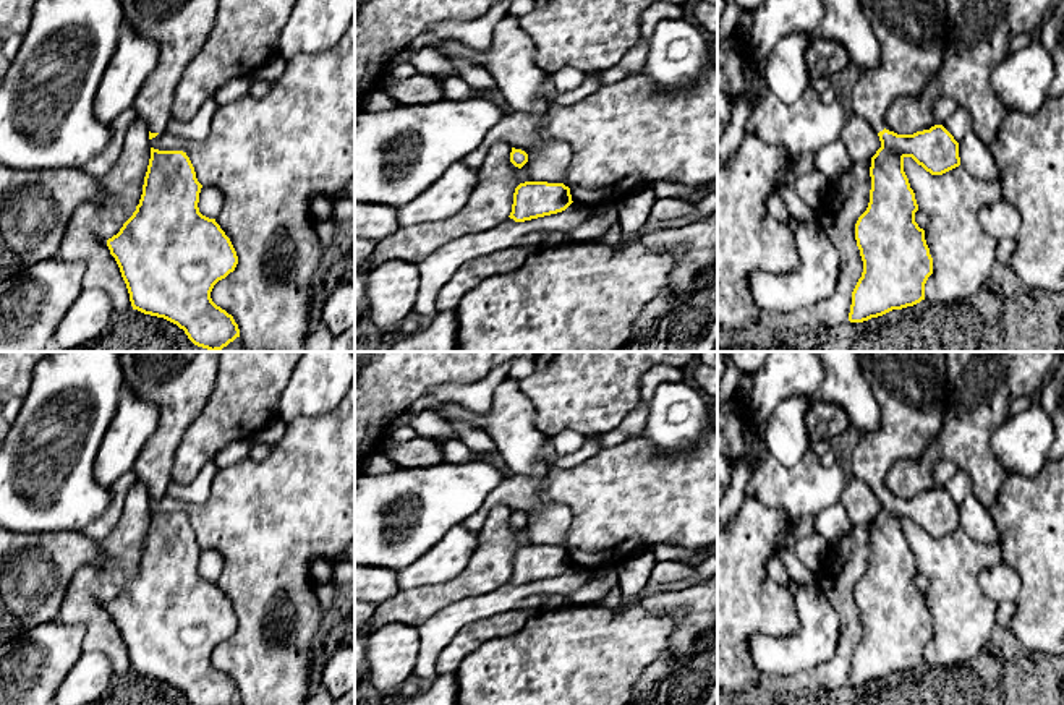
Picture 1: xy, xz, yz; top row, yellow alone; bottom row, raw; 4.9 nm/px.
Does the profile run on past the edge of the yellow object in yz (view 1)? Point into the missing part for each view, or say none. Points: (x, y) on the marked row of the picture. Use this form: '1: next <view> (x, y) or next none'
1: next yz (914, 34)

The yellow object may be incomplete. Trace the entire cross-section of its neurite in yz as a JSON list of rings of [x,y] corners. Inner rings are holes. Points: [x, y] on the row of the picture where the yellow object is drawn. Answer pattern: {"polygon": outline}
{"polygon": [[[860,0],[860,5],[876,36],[881,60],[875,68],[860,71],[852,91],[852,105],[853,113],[878,133],[881,147],[871,157],[868,207],[855,224],[863,272],[852,292],[850,323],[863,323],[925,300],[933,258],[925,230],[915,222],[918,204],[904,172],[904,159],[912,157],[931,175],[943,175],[960,165],[959,143],[943,125],[913,135],[897,135],[884,125],[889,105],[899,97],[920,96],[949,53],[946,0]]]}

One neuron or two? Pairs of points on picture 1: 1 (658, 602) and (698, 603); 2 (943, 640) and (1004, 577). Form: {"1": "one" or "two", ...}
{"1": "one", "2": "two"}

